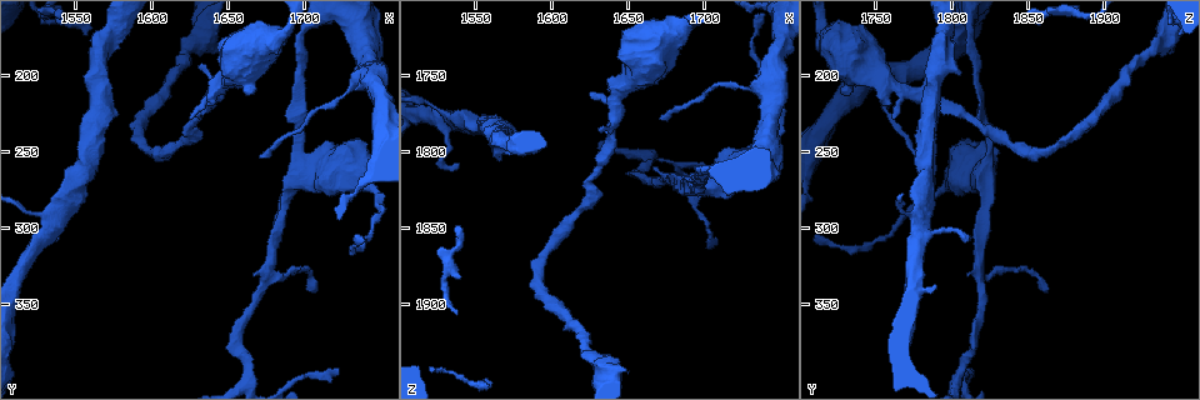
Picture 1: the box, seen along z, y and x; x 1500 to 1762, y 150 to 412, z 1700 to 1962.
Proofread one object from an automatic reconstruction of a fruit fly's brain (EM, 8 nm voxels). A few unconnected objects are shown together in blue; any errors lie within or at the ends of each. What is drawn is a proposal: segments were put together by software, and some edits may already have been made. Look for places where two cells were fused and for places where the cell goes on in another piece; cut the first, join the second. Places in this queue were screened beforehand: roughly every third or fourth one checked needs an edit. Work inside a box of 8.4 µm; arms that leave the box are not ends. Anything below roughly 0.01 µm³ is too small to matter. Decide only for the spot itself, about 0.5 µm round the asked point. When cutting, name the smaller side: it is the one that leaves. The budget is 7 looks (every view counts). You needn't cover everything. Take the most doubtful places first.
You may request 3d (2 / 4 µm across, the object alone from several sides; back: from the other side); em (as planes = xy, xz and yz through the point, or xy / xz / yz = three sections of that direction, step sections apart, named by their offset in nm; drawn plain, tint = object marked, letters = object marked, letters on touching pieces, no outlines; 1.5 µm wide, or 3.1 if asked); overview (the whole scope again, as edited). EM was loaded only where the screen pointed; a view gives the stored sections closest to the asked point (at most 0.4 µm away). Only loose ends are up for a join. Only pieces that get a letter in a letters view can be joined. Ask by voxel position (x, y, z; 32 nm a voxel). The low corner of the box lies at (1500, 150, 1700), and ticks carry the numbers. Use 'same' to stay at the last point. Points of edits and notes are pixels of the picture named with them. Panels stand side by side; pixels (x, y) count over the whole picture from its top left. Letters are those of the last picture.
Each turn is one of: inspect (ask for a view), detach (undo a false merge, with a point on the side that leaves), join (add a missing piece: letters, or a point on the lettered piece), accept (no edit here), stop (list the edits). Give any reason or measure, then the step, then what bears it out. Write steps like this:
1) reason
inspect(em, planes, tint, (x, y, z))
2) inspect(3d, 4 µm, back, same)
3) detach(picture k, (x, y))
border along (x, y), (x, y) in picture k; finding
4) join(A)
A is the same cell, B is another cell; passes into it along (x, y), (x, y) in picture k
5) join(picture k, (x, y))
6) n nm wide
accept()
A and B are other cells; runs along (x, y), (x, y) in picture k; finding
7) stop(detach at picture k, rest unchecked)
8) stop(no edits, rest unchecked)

an open end
inspect(em, planes, letters, (1722, 394, 1810))

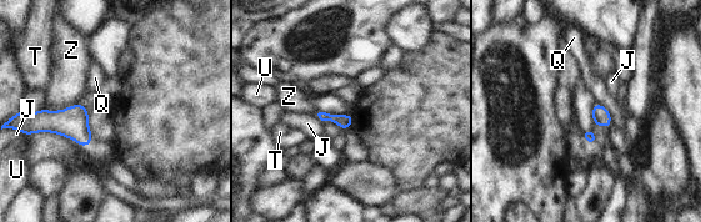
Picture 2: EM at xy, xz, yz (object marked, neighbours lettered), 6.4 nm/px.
accept()
J, Q, T, U and Z are other cells; border along (595, 101), (609, 112), (611, 121) in picture 2; none of them fits

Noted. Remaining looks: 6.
thin end
inspect(em, planes, letters, (1670, 252, 1780))

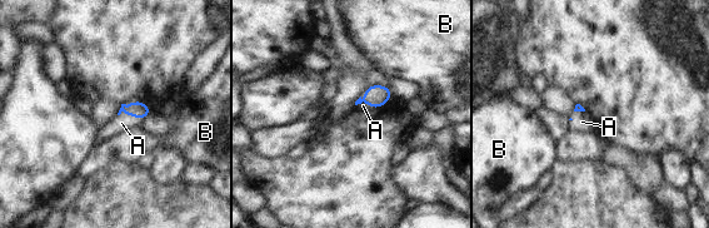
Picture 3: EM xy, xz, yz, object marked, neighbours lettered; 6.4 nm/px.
join(A)
A is the same cell, B is another cell; passes into it along (375, 95), (364, 100), (363, 105) in picture 3; the cell continues

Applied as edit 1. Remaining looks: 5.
stop(join at picture 3, rest unchecked)

